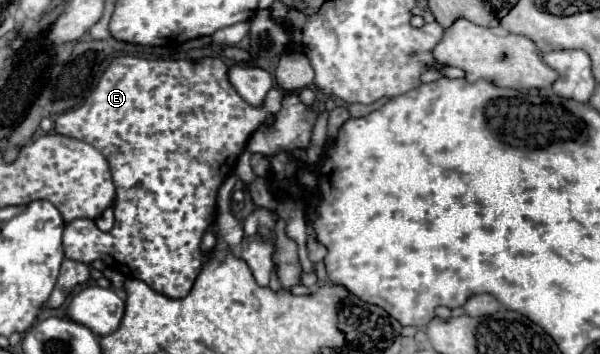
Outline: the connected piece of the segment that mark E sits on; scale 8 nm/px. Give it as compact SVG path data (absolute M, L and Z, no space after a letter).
M118 56L110 62L110 66L106 68L106 72L100 76L98 86L94 88L94 92L86 98L86 102L70 112L64 112L56 118L54 130L62 136L68 138L76 138L82 142L92 144L98 152L102 152L102 156L108 160L114 184L116 184L116 212L114 212L114 228L110 232L102 232L94 220L72 220L66 228L64 228L64 252L66 258L70 260L78 260L84 264L92 264L94 260L102 260L110 270L126 276L126 278L138 278L144 280L150 288L154 288L156 292L170 296L170 298L184 298L190 288L194 286L194 280L204 264L204 256L200 252L200 242L204 232L212 226L214 218L216 218L216 192L222 186L222 182L226 180L226 174L232 172L232 168L238 162L238 156L244 152L250 136L258 130L258 126L264 122L264 118L268 114L276 114L280 110L280 102L282 102L282 92L278 88L272 88L266 96L266 104L262 108L250 108L250 104L246 104L242 100L242 96L236 92L236 88L230 84L228 80L228 72L226 65L220 58L200 58L200 60L144 60L144 58L134 58L134 56Z

